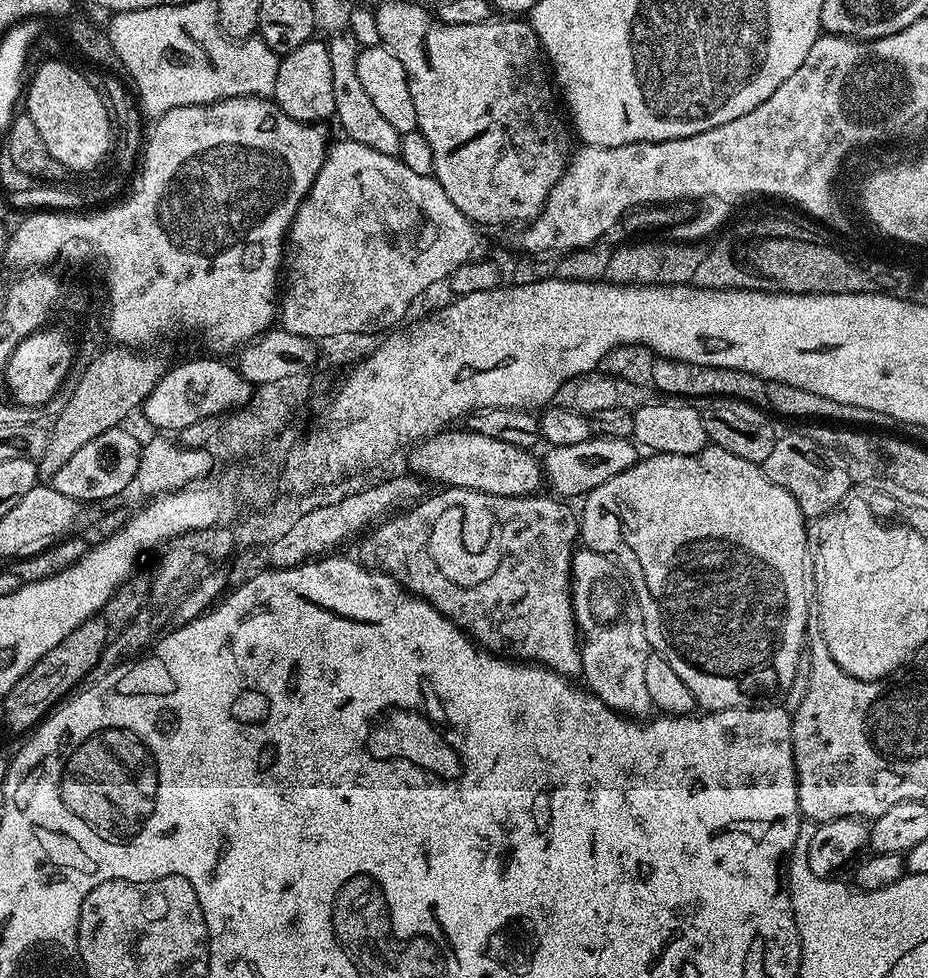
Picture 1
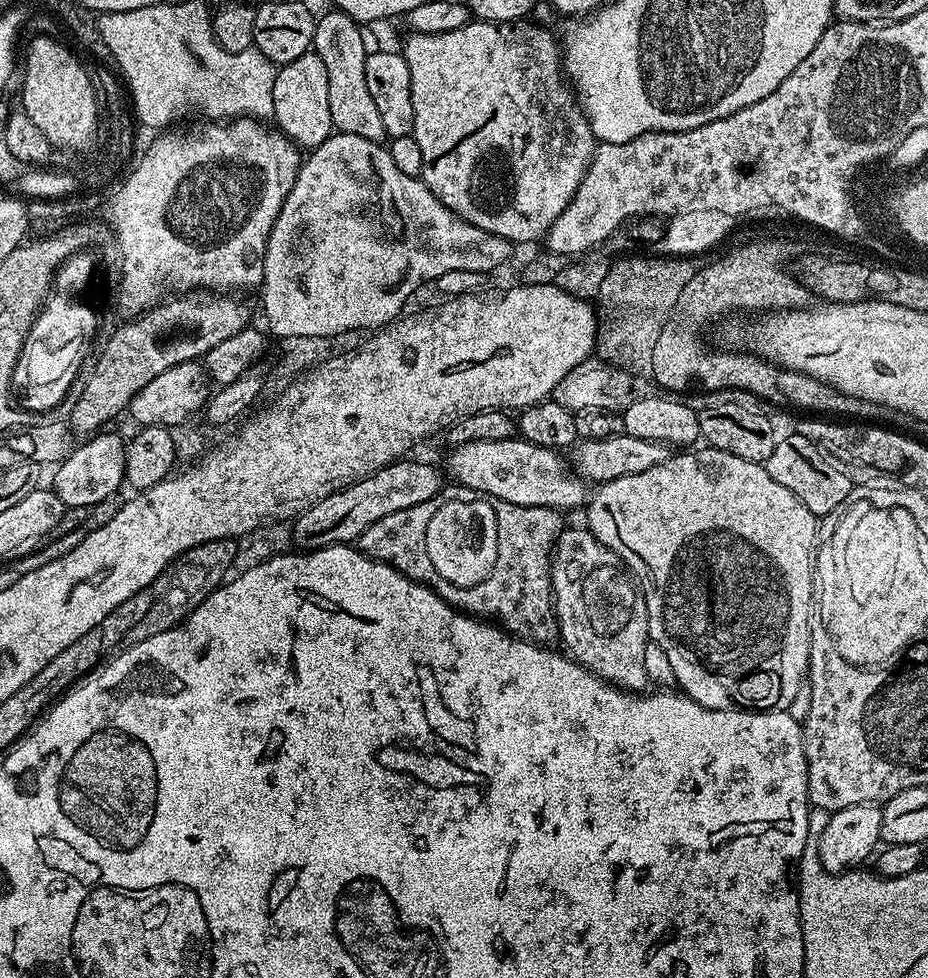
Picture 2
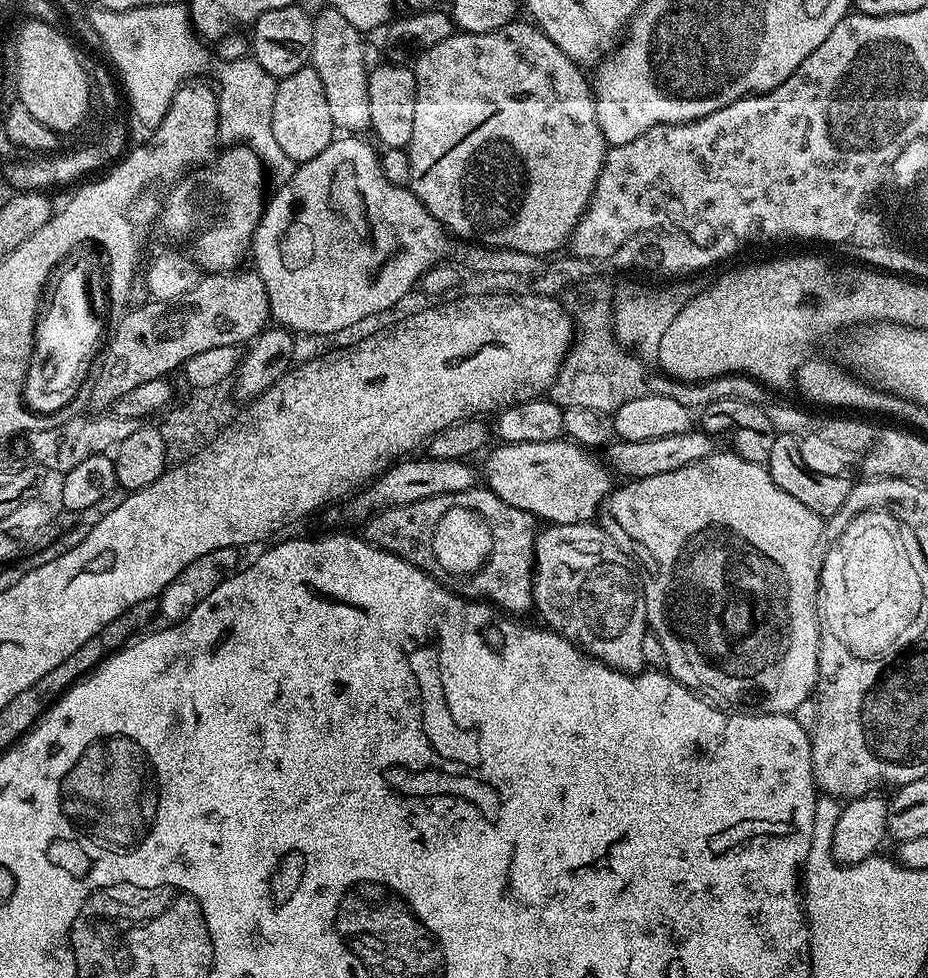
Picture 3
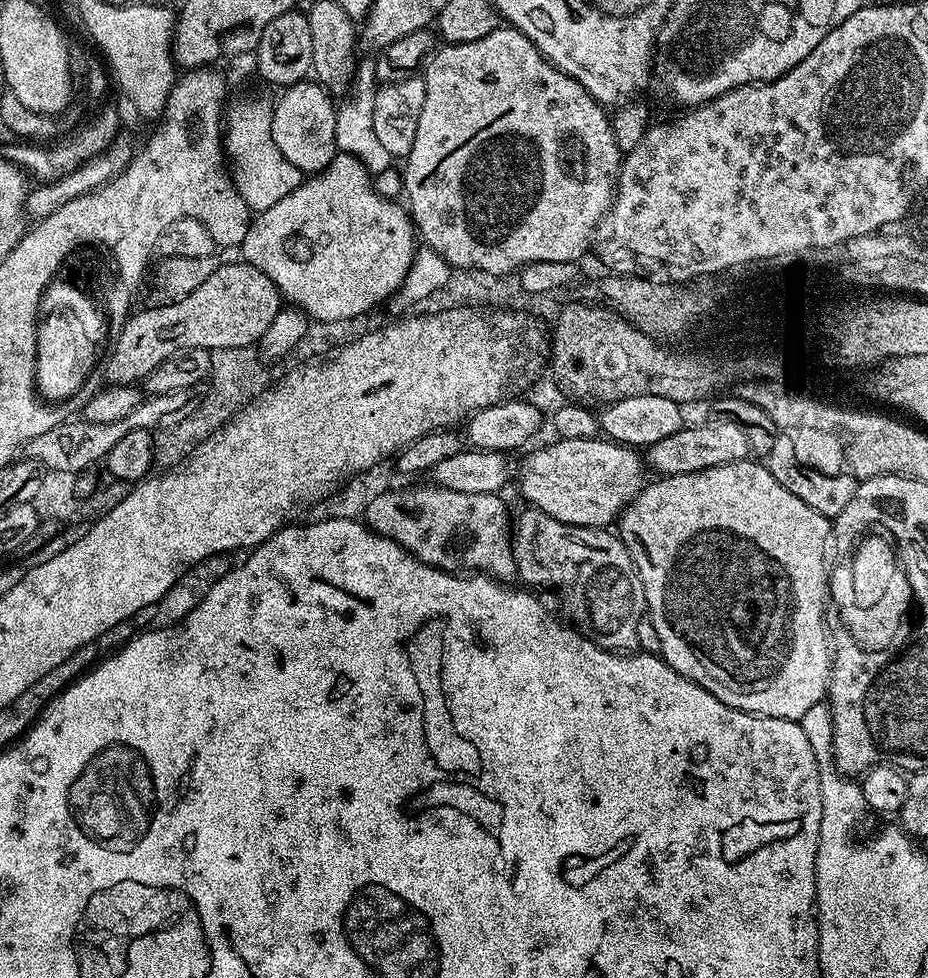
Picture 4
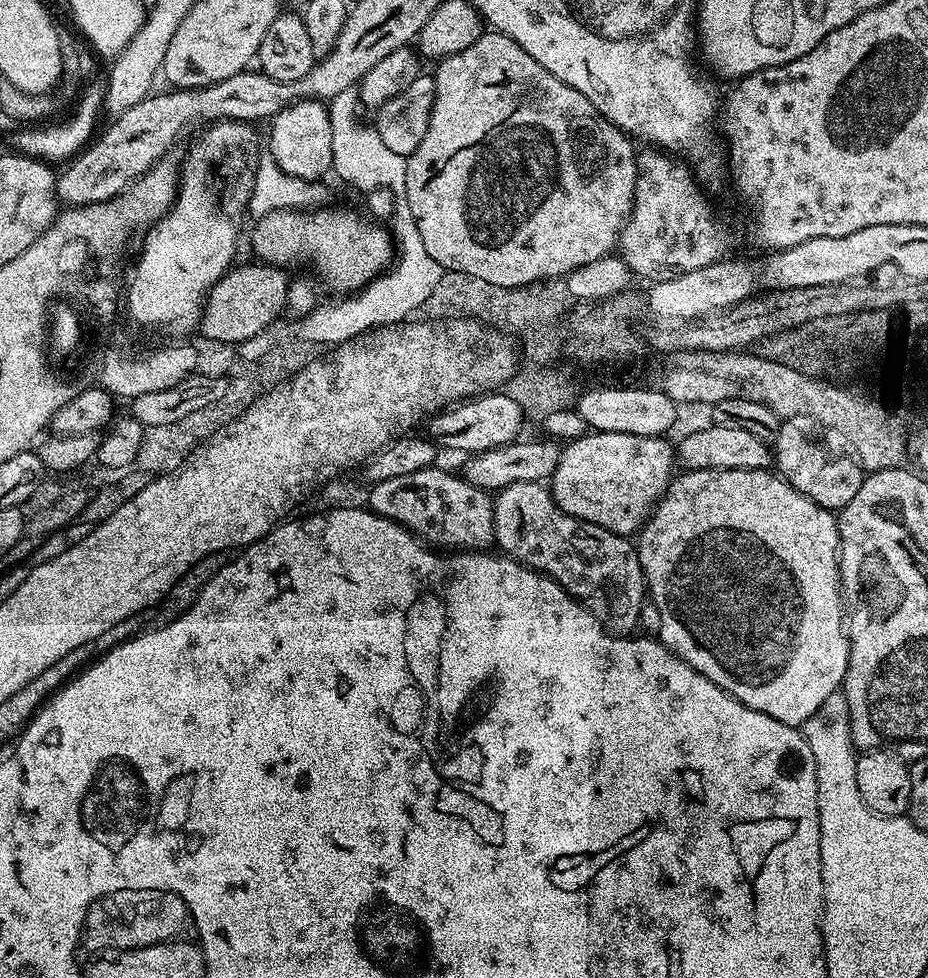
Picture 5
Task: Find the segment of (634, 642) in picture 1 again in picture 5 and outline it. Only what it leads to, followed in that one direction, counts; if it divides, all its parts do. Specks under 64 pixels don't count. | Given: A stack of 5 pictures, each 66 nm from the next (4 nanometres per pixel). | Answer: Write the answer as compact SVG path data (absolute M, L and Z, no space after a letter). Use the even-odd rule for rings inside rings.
M534 480L514 482L495 493L492 501L492 531L503 555L512 557L525 568L533 568L535 572L543 572L559 580L571 596L575 596L595 614L607 631L628 634L639 625L639 610L646 601L646 585L636 544L629 537L619 536L594 522L566 514L556 505L551 491L543 483ZM524 516L529 516L529 520L524 521Z

